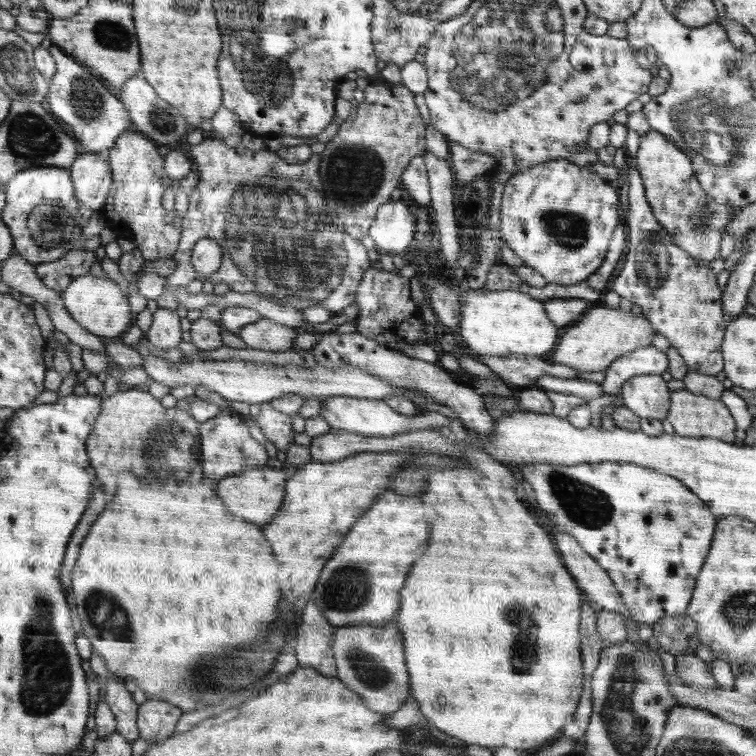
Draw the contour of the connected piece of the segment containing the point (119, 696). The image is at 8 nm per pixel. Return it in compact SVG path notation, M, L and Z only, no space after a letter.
M116 680L116 682L107 685L105 698L117 718L117 733L124 735L133 743L141 737L137 728L139 705L132 698L131 693L125 689L124 681Z

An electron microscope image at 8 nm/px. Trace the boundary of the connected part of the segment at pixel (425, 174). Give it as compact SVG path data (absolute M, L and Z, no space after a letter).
M414 158L410 166L406 168L402 184L406 186L408 194L423 207L432 205L432 191L429 186L429 172L425 166L425 158Z

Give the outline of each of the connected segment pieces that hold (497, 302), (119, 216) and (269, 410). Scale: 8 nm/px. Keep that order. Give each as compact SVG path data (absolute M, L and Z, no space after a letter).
M466 286L466 290L459 292L459 304L461 307L460 326L458 334L462 340L462 345L468 346L477 354L486 354L486 356L544 356L554 350L558 342L558 329L549 313L545 310L545 304L534 299L529 294L524 294L517 290L501 290L490 292L483 289L474 289Z
M130 131L122 133L113 148L105 153L108 164L112 167L113 183L105 206L101 209L102 214L113 229L120 227L132 234L134 242L144 257L144 262L172 257L177 250L182 233L183 219L178 217L175 211L166 211L161 204L164 192L172 185L173 181L165 172L165 156L158 152L157 147L158 144L143 133Z
M259 403L260 414L254 417L265 438L270 440L278 451L290 450L298 442L298 432L294 431L294 414L284 414L274 409L270 403Z

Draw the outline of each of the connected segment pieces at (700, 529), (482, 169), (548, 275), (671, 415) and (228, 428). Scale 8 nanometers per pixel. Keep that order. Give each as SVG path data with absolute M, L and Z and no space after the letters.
M616 461L572 466L534 462L522 468L522 476L534 489L536 502L552 526L558 532L574 536L606 570L636 622L652 626L665 617L685 614L716 530L713 511L685 483L661 471Z
M451 141L452 166L461 185L468 185L491 169L498 169L494 155L475 151Z
M558 158L538 166L532 166L525 172L513 175L504 184L504 196L502 198L502 207L500 208L500 238L510 250L513 250L523 260L524 265L528 265L540 272L549 283L573 285L586 281L597 272L602 262L604 262L604 256L608 252L608 242L611 242L610 236L613 236L613 232L620 222L620 216L618 216L619 193L616 192L616 188L612 188L600 176L596 176L594 172L591 172L590 167L580 167L576 163L567 162L565 158Z
M677 389L670 393L670 404L666 416L677 435L689 437L712 437L734 443L736 424L730 416L730 411L719 399L713 399L701 394L694 394L688 389Z
M220 412L218 416L199 423L200 455L204 476L212 480L239 475L252 468L263 466L268 460L264 448L250 436L248 426L242 422L242 416L231 412Z

